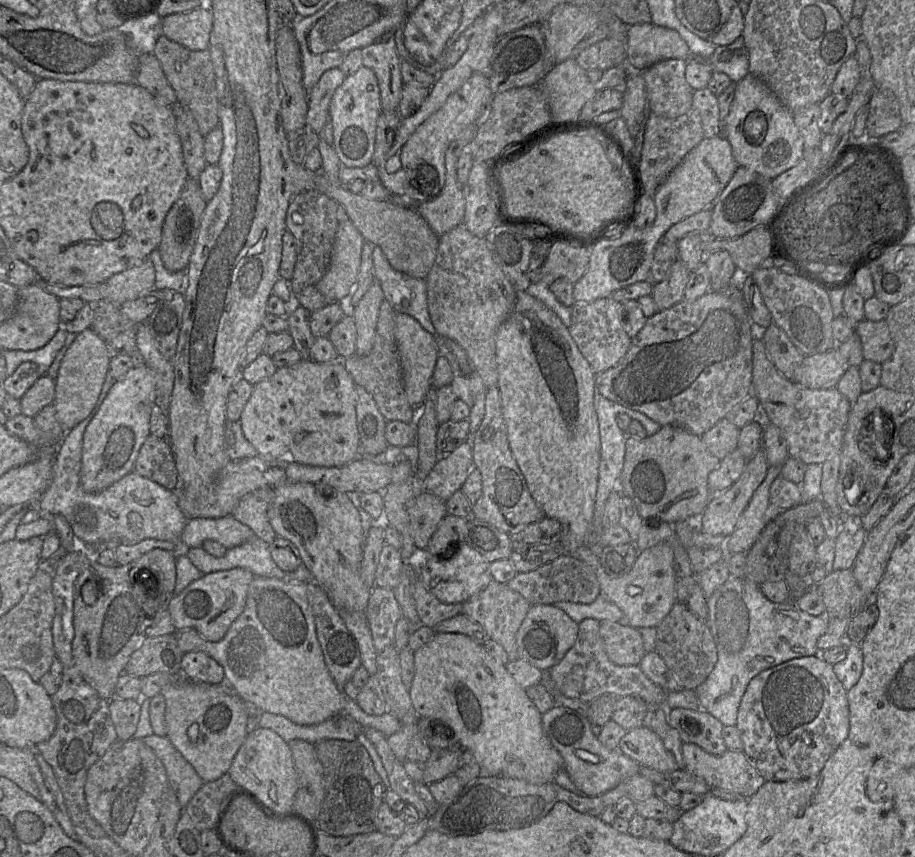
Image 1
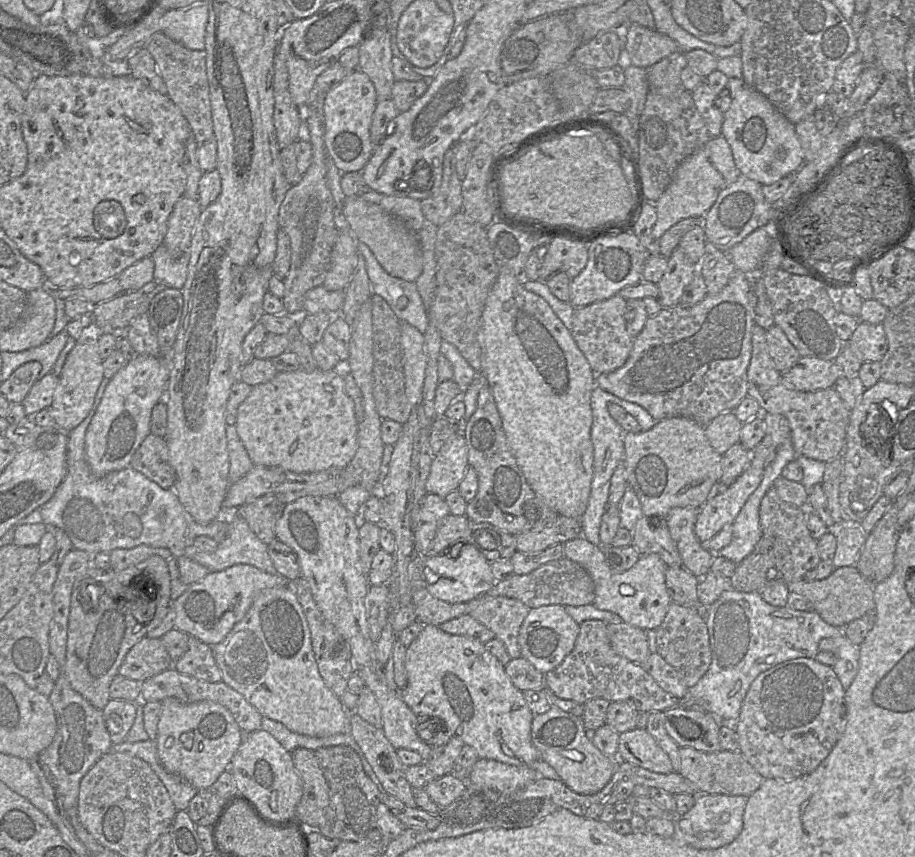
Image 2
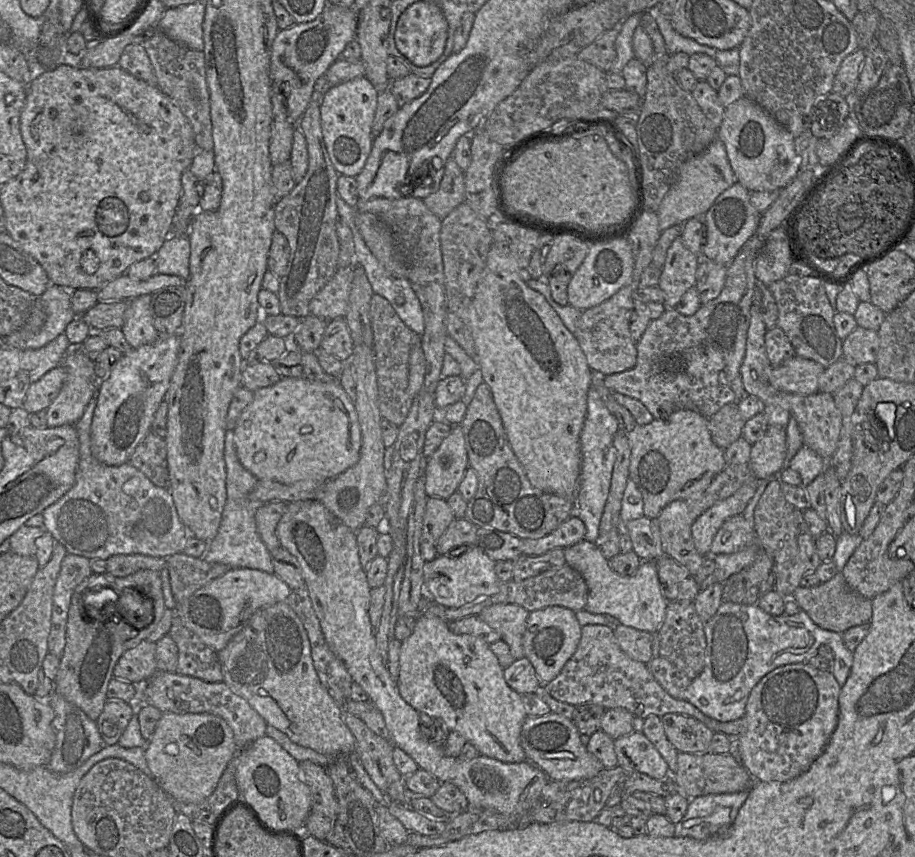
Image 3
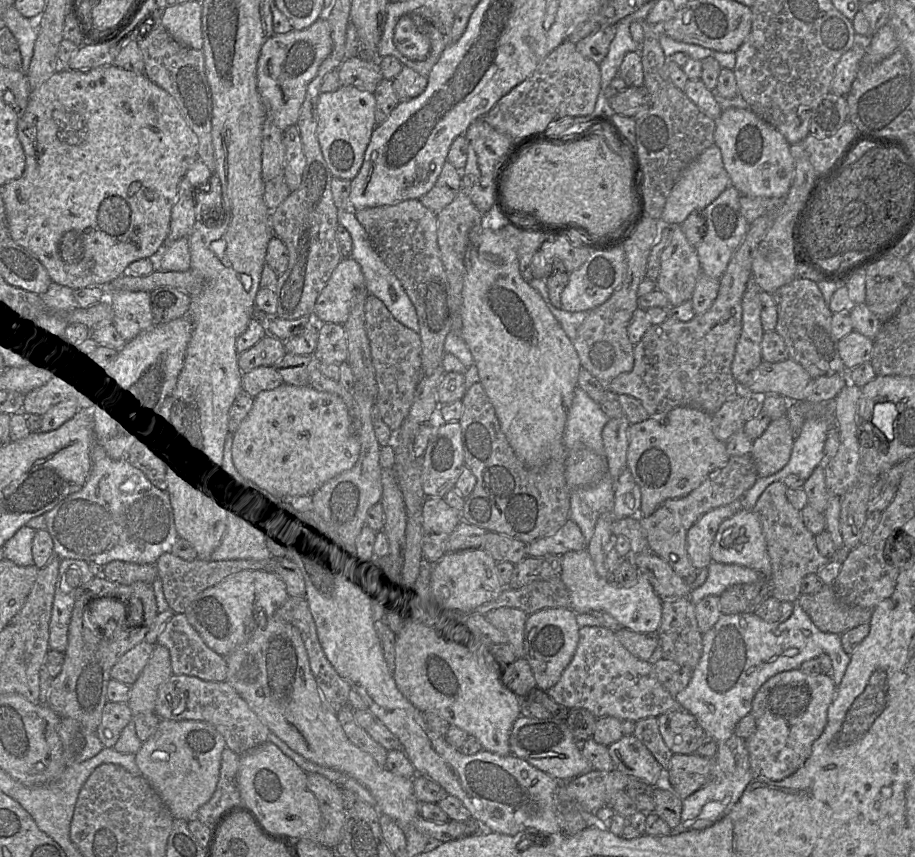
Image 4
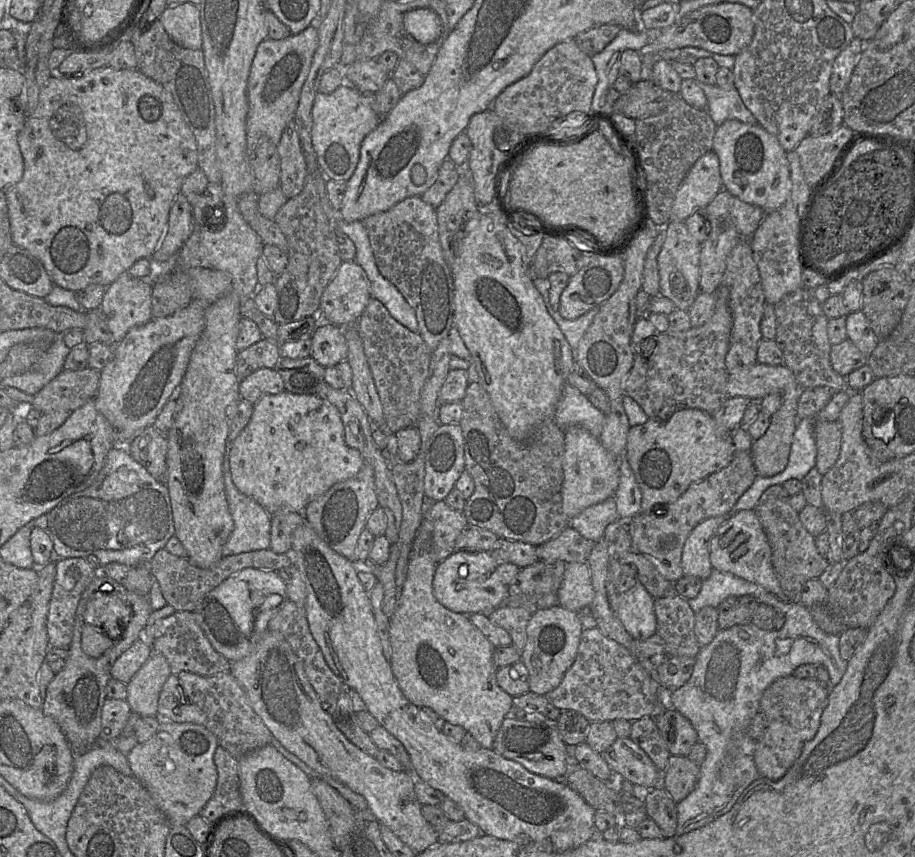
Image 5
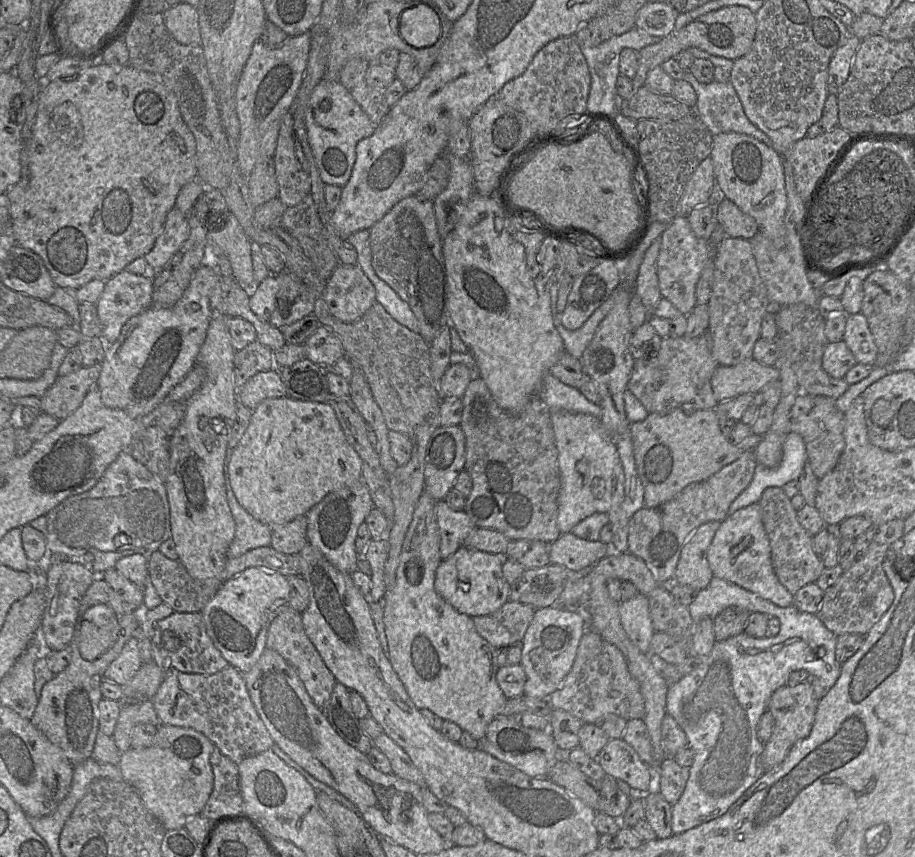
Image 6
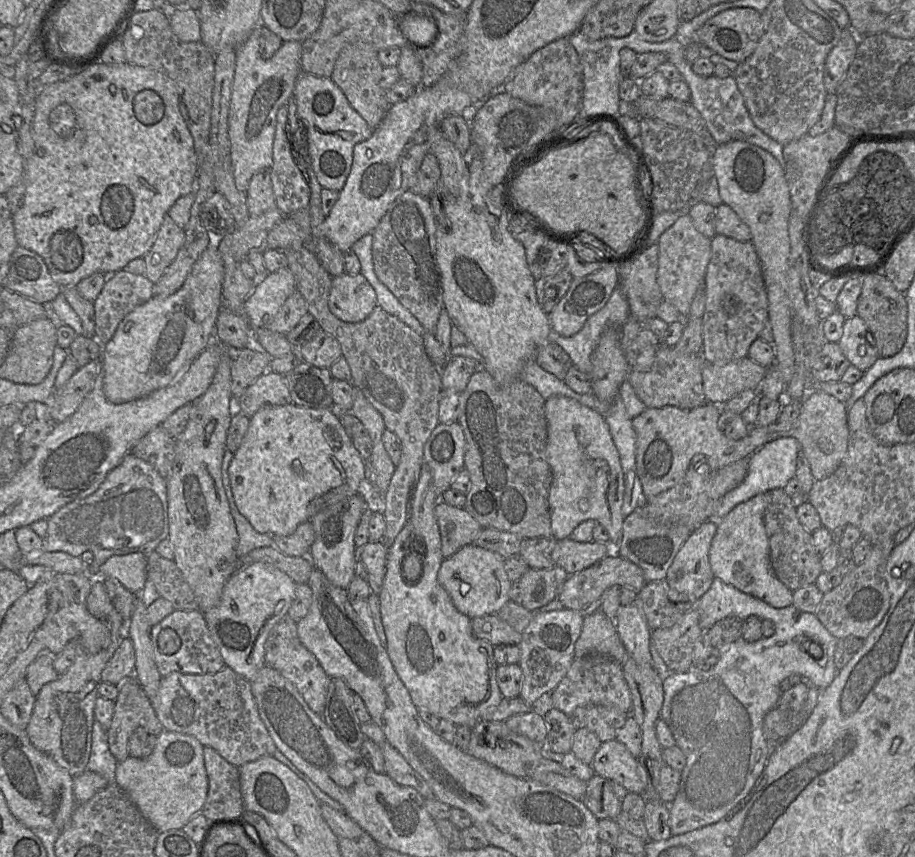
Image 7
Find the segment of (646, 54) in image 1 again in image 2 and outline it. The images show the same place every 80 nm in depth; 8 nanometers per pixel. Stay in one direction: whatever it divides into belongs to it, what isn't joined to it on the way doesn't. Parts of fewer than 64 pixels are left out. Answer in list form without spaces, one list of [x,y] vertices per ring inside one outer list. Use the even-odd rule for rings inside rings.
[[[630,24],[626,37],[627,63],[648,69],[665,57],[681,52],[675,40],[638,24]]]

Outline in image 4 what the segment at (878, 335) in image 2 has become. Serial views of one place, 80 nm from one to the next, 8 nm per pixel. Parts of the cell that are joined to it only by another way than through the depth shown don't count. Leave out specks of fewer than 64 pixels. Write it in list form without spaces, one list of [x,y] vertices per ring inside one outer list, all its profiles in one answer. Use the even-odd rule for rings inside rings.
[[[856,331],[838,341],[838,351],[846,371],[870,363],[873,349],[873,339]]]

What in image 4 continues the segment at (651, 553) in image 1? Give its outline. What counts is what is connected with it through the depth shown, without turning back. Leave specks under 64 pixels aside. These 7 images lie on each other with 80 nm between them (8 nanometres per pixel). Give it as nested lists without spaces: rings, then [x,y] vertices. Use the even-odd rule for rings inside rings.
[[[583,549],[569,551],[562,556],[560,577],[570,593],[570,609],[575,613],[606,612],[623,628],[637,633],[657,632],[662,617],[663,600],[656,594],[645,575],[639,573],[631,587],[620,586],[613,580],[600,577],[588,550]]]

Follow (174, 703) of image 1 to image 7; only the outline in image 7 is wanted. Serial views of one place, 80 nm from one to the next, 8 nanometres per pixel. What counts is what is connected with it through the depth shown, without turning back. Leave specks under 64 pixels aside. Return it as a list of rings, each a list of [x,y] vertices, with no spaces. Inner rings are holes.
[[[164,729],[157,736],[156,745],[148,757],[128,756],[125,760],[118,762],[115,774],[116,784],[159,833],[182,829],[190,819],[201,813],[209,787],[204,764],[204,747],[194,736]]]

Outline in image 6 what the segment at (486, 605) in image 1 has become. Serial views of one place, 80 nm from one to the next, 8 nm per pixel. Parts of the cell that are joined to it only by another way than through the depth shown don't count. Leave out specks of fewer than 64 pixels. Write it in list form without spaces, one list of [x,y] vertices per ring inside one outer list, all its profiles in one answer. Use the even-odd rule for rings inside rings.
[[[509,600],[492,615],[487,616],[493,616],[498,623],[506,627],[520,644],[534,613],[532,606]]]

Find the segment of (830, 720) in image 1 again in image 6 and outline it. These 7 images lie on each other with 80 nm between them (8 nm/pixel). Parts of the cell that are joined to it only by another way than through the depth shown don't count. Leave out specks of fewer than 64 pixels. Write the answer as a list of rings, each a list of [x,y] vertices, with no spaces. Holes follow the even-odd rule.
[[[810,681],[801,682],[795,686],[781,686],[772,694],[768,710],[774,718],[774,728],[769,740],[764,744],[761,761],[765,771],[769,771],[783,762],[792,746],[807,737],[812,729],[819,699],[814,695]]]

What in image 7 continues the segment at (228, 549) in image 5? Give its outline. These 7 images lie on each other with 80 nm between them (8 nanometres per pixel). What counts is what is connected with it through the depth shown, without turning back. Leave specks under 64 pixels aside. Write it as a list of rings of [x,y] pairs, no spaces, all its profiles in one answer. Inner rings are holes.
[[[228,449],[225,450],[222,461],[221,474],[223,487],[225,489],[225,493],[230,507],[230,512],[233,516],[238,535],[238,541],[235,552],[237,557],[239,558],[245,556],[253,549],[273,545],[273,537],[269,534],[262,534],[257,532],[247,520],[247,518],[245,518],[239,512],[235,504],[232,490],[230,487],[230,480],[228,477],[228,468],[230,462],[232,461],[233,455],[234,454]]]

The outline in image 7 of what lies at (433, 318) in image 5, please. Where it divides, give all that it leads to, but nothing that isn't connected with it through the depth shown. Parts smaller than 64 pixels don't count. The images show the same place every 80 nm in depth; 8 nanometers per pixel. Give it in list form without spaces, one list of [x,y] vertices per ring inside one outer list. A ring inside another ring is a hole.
[[[409,190],[390,204],[372,232],[372,259],[376,276],[420,322],[425,331],[434,335],[439,315],[444,309],[442,275],[436,254],[436,229],[437,223],[430,200]]]

